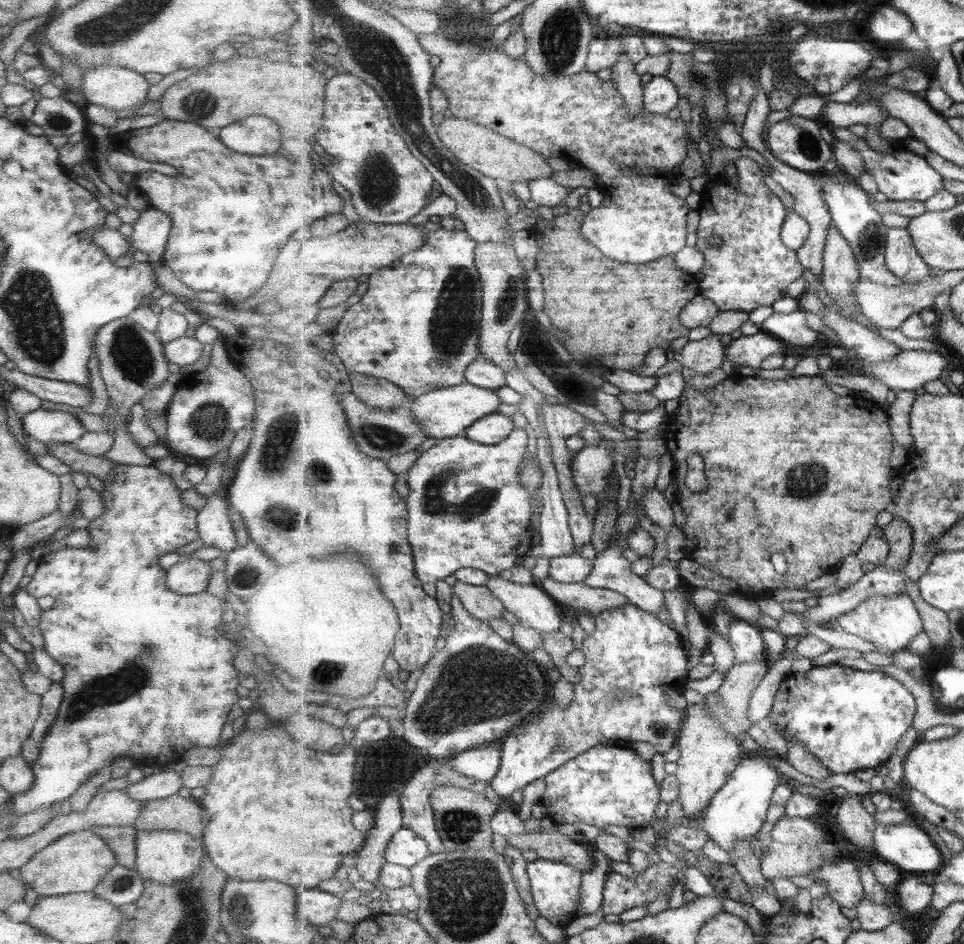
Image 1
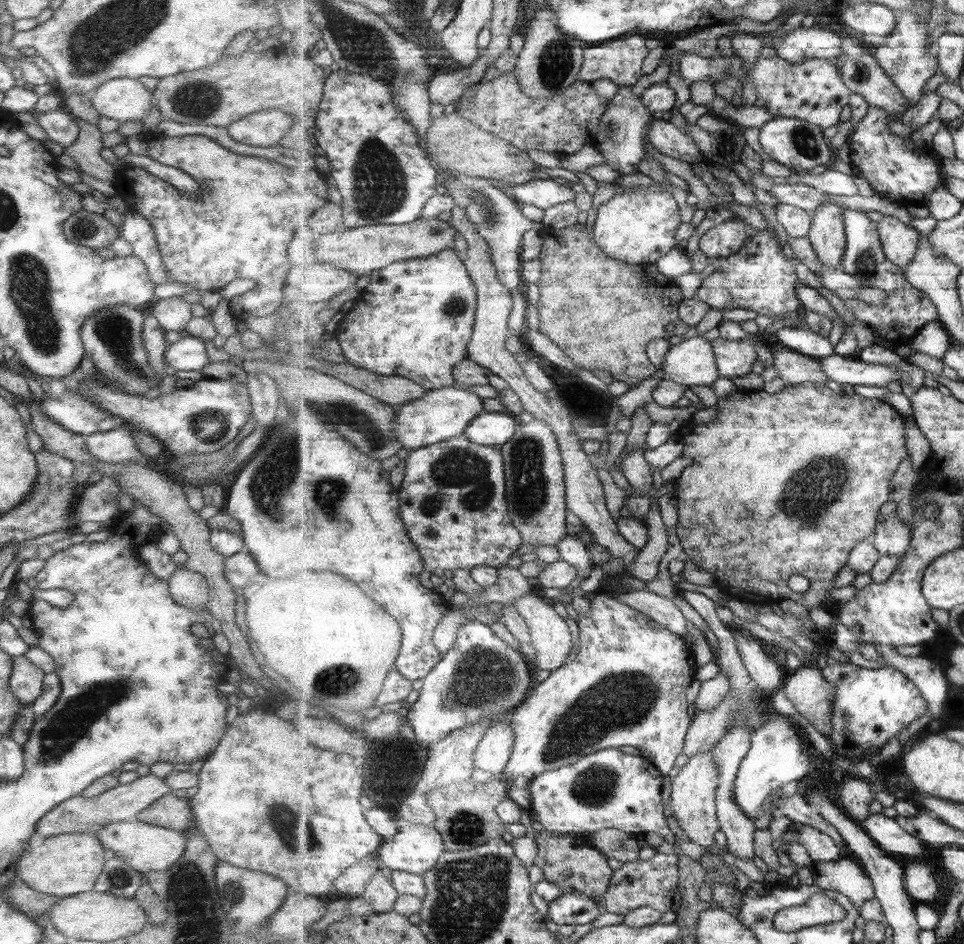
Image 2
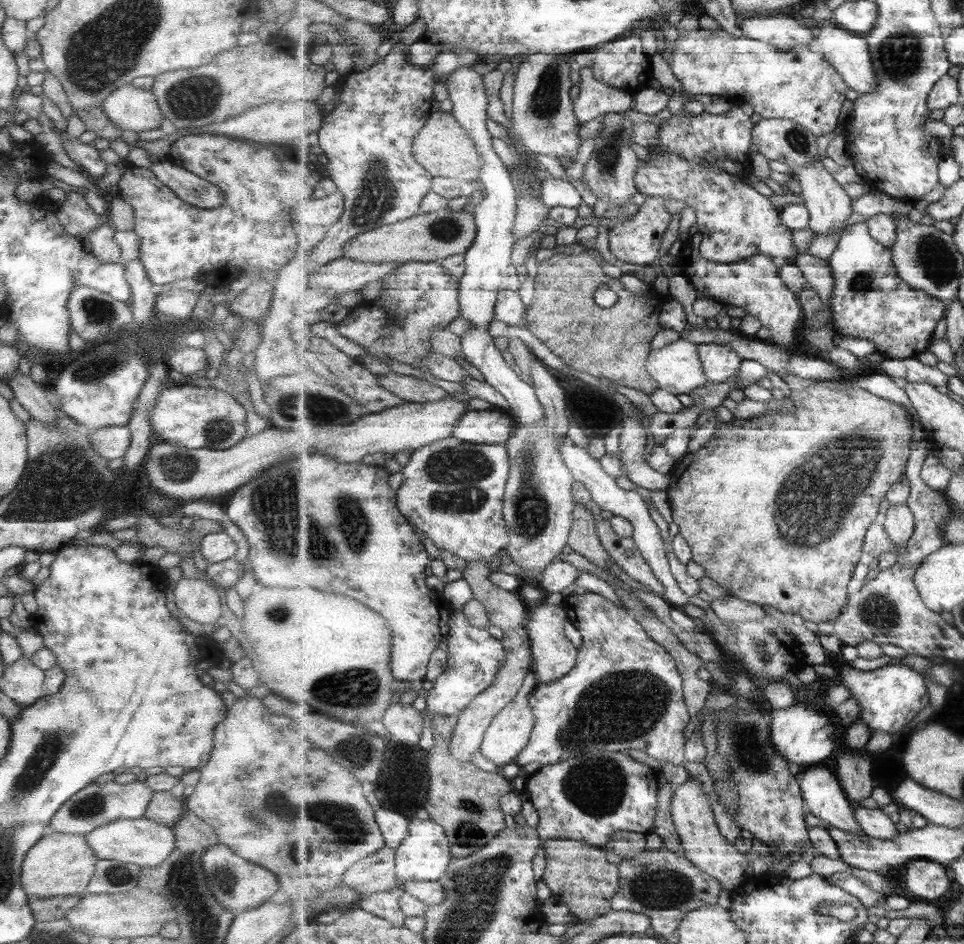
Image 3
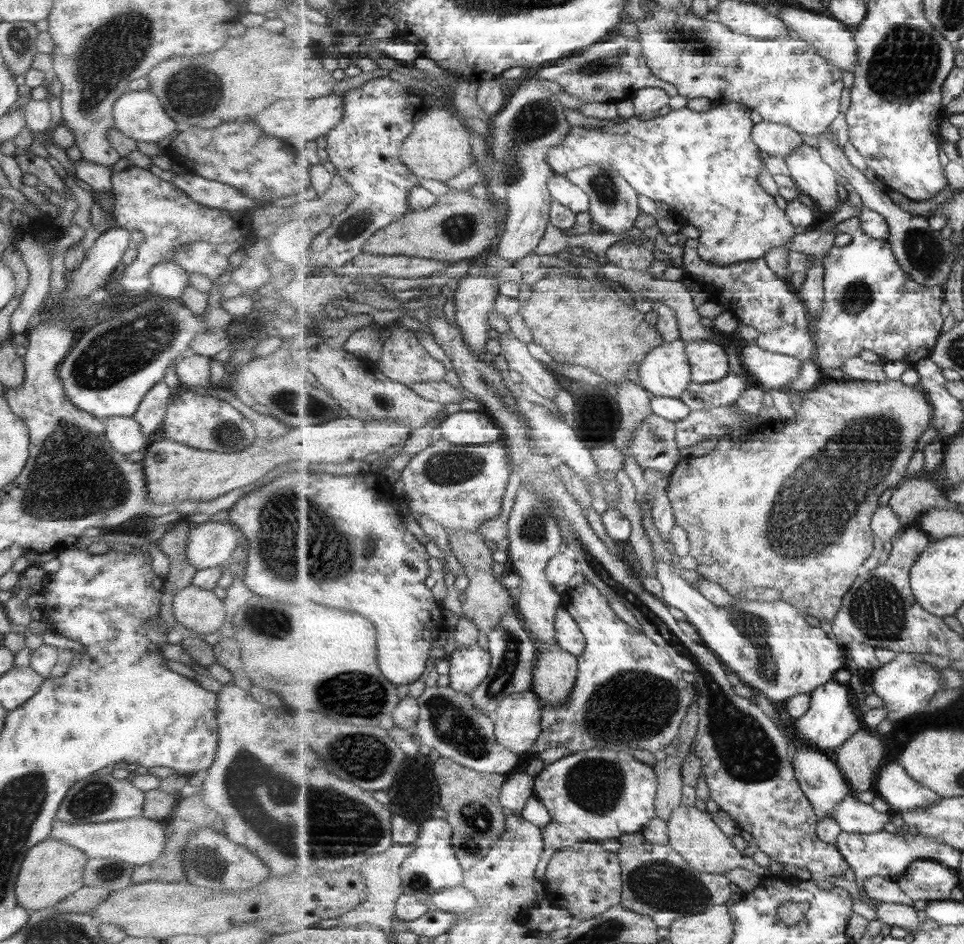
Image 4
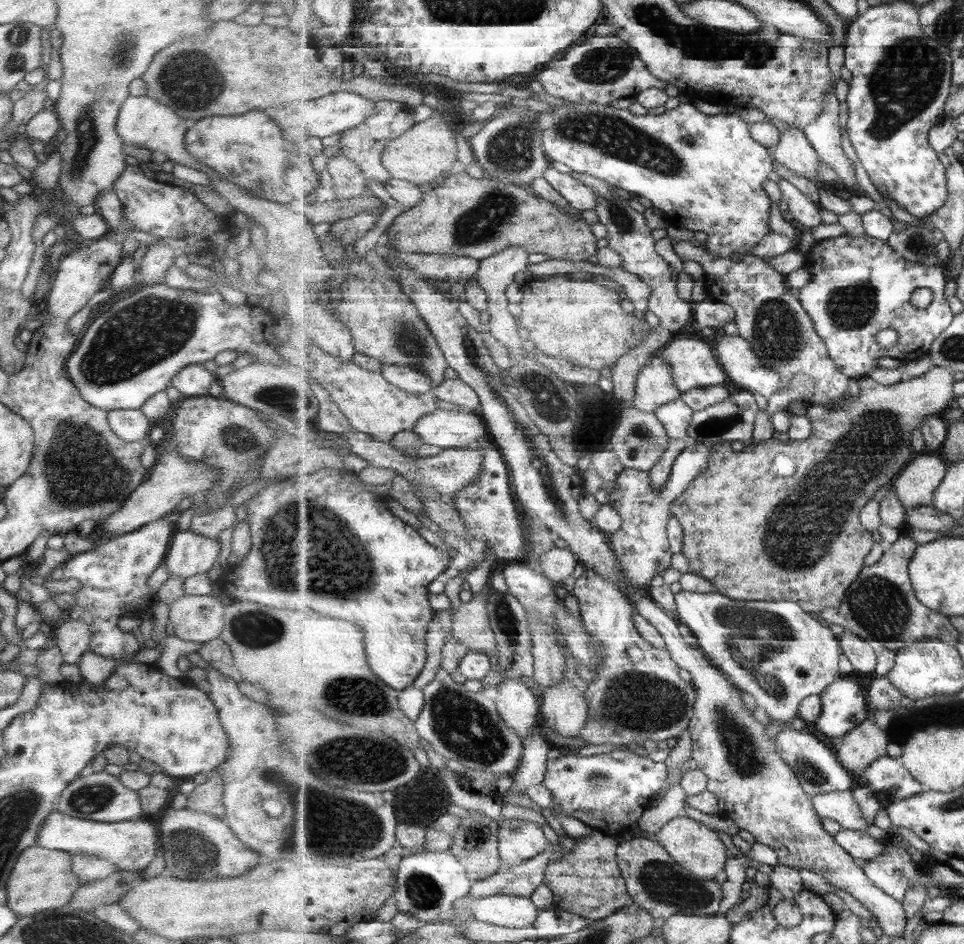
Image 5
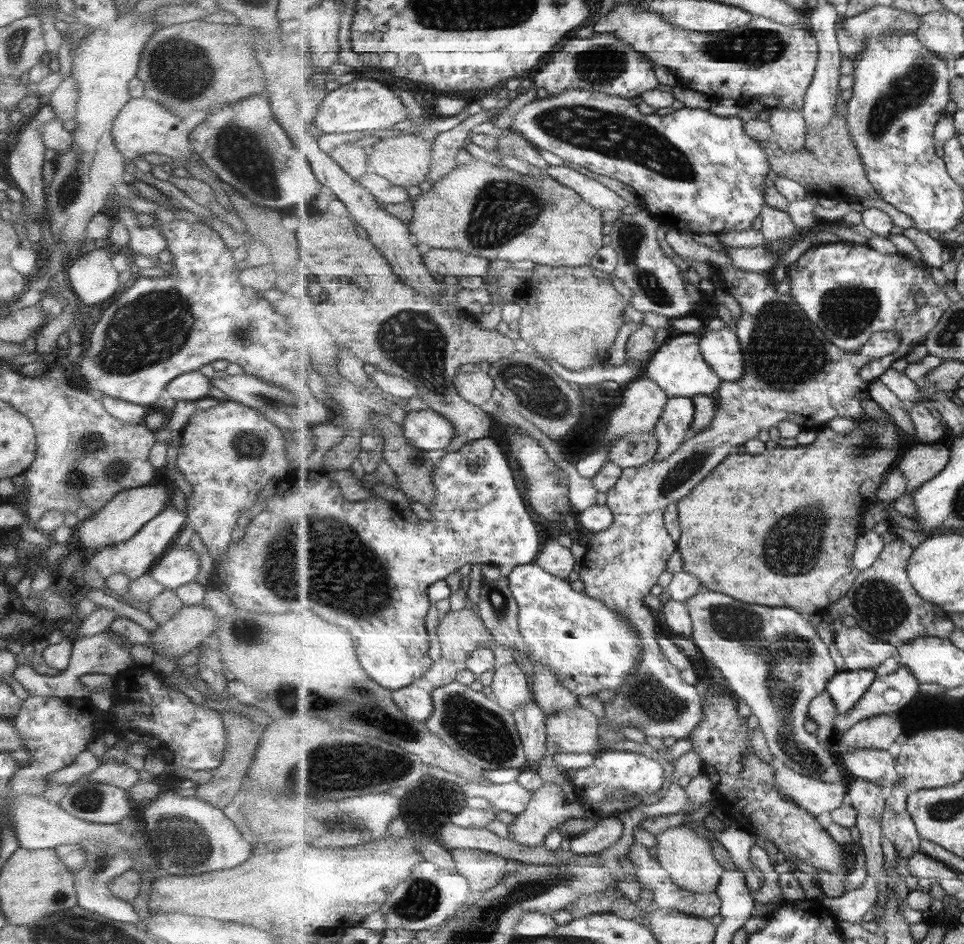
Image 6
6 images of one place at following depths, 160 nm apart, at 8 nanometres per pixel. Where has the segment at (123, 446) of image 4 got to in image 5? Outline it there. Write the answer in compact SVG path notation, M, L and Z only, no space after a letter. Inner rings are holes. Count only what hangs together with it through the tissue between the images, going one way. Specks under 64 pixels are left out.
M108 410L106 421L109 430L123 443L147 439L152 423L137 410Z

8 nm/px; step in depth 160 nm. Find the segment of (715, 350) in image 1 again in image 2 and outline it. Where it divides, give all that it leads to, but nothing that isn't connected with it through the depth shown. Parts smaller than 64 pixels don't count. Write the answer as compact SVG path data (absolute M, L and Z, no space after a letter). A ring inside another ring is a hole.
M699 336L685 339L673 345L665 357L664 364L661 364L659 369L663 369L666 372L665 379L680 382L688 387L709 386L720 377L718 356L715 354L714 344Z

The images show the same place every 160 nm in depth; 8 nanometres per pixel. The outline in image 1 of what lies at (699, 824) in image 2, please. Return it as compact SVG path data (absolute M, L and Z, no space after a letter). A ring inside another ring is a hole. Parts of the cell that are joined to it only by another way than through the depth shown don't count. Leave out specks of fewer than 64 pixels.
M687 689L683 696L687 702L687 716L683 720L683 728L678 732L676 742L679 750L679 770L675 775L680 782L680 798L677 802L681 804L685 818L694 821L700 817L702 810L709 806L715 794L727 784L729 777L748 754L737 743L735 736L723 730L713 718L714 712L705 695L699 694L697 690Z

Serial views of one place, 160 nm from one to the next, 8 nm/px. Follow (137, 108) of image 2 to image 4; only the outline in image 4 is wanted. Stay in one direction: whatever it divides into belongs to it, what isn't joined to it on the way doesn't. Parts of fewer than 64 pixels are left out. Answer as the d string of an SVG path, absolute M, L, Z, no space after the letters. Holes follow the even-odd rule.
M147 90L125 91L113 104L112 127L136 142L153 142L176 128L154 94Z

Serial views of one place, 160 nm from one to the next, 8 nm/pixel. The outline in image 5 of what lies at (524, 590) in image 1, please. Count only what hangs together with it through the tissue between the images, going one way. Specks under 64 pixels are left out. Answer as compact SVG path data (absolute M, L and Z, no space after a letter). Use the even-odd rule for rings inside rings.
M566 677L542 693L541 708L546 726L562 737L578 737L589 722L585 694Z

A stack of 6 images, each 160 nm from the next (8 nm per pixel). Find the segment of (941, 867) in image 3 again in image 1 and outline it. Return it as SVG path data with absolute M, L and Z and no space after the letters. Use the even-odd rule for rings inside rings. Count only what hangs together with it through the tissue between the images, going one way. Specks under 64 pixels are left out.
M915 876L901 879L896 891L900 903L913 917L923 915L932 906L934 885L922 882Z

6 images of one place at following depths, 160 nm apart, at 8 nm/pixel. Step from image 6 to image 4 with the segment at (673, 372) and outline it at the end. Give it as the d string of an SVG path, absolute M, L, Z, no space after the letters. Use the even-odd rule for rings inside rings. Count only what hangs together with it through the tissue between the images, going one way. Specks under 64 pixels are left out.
M687 342L687 356L690 358L695 383L717 382L730 372L729 356L725 346L715 342Z

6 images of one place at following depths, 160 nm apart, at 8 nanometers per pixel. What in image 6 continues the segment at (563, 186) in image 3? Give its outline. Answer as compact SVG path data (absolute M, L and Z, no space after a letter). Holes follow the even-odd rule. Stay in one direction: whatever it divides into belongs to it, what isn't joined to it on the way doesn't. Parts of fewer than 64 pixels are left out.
M547 165L545 171L563 186L568 186L578 192L585 202L599 210L621 211L625 210L629 204L632 204L627 200L623 200L619 194L613 192L611 188L607 188L605 184L601 184L601 182L597 182L597 180L565 165Z

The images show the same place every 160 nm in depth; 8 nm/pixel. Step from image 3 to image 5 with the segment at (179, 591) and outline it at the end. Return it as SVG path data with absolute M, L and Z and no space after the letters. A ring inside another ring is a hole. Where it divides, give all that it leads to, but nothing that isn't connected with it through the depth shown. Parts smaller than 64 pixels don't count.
M186 595L168 604L167 624L181 640L204 643L219 637L225 602L213 595Z

